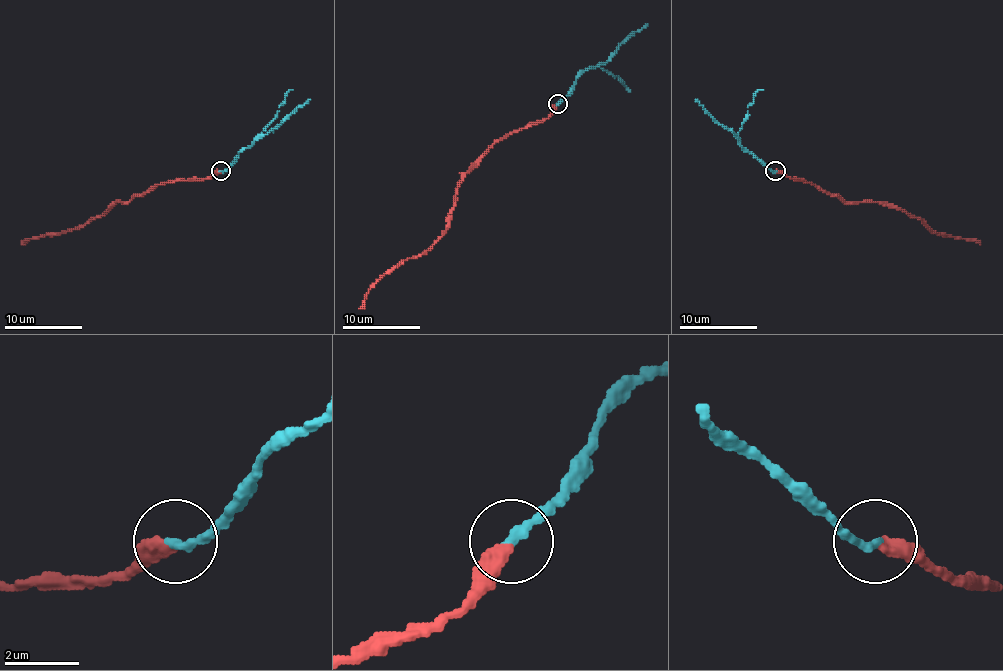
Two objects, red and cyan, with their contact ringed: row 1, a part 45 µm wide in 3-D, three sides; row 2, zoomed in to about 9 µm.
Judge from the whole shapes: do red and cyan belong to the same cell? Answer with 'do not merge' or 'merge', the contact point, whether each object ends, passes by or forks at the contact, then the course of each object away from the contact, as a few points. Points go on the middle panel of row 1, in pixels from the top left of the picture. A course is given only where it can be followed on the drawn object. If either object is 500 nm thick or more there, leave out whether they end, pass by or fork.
merge; place (558, 104); red ends; cyan ends; course red (558, 105), (547, 119), (498, 140), (461, 179), (450, 227), (421, 254), (401, 260), (368, 291), (359, 308); course cyan (558, 103), (585, 70), (605, 62), (647, 24)

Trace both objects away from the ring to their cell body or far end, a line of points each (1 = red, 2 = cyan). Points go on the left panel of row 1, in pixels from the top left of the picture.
1: (221, 171), (209, 179), (161, 182), (118, 202), (83, 225), (31, 239), (21, 244)
2: (221, 171), (248, 146), (310, 99)

